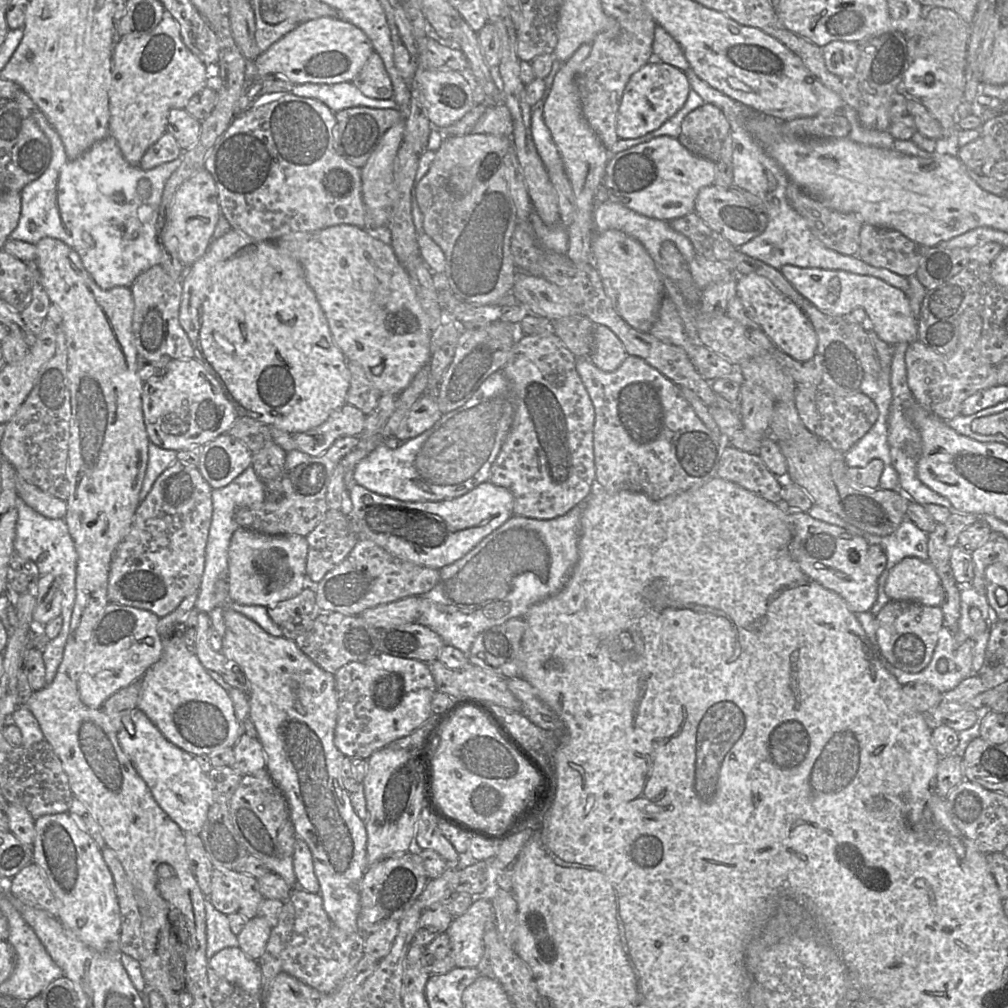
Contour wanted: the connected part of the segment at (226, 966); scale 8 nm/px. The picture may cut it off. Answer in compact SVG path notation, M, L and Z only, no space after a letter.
M238 947L224 948L208 960L217 975L244 991L255 995L262 989L262 973L256 960Z

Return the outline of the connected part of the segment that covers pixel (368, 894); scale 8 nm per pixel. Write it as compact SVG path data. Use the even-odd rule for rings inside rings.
M416 848L385 858L365 871L360 883L358 930L363 934L377 931L387 921L400 921L423 892L429 878Z

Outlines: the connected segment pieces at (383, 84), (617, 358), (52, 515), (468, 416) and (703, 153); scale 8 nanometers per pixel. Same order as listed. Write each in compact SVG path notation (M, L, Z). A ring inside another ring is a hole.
M372 52L364 67L352 80L352 83L365 96L373 99L392 99L393 85L382 58Z
M595 325L594 348L589 357L604 372L615 371L628 354L620 339L606 326Z
M18 474L15 475L15 487L17 496L37 513L49 519L64 519L67 512L66 500L42 491Z
M501 369L491 374L462 407L443 414L432 428L413 439L402 441L396 449L388 448L384 442L378 445L354 467L354 481L371 492L406 502L437 502L460 497L489 481L492 464L509 436L514 414L509 384Z
M704 103L685 116L677 138L692 154L716 162L730 129L720 109L712 103Z

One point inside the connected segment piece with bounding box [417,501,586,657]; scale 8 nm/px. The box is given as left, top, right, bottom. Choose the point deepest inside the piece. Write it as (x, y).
(525, 560)

